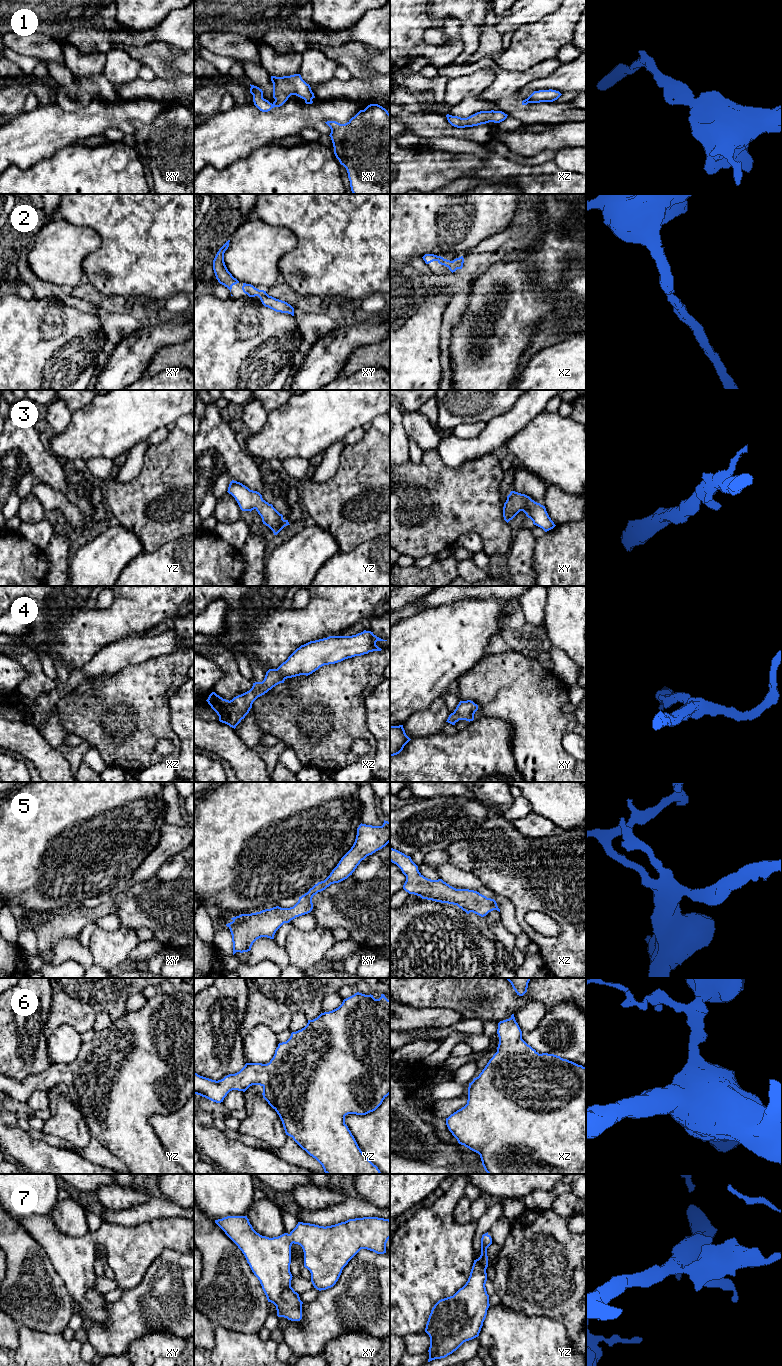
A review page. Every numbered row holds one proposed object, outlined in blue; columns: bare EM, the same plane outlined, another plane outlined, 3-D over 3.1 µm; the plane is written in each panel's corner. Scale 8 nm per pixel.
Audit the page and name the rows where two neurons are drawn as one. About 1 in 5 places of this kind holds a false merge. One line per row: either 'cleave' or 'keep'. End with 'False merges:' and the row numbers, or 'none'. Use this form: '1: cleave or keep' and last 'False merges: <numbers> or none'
1: keep
2: keep
3: keep
4: keep
5: keep
6: keep
7: keep
False merges: none

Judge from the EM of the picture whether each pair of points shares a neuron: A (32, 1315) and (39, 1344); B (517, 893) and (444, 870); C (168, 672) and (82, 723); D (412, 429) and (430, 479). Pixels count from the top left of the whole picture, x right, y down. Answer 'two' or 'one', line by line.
A: two
B: two
C: one
D: two

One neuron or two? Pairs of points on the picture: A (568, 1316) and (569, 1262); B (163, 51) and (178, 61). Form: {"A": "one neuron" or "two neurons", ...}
{"A": "one neuron", "B": "two neurons"}

